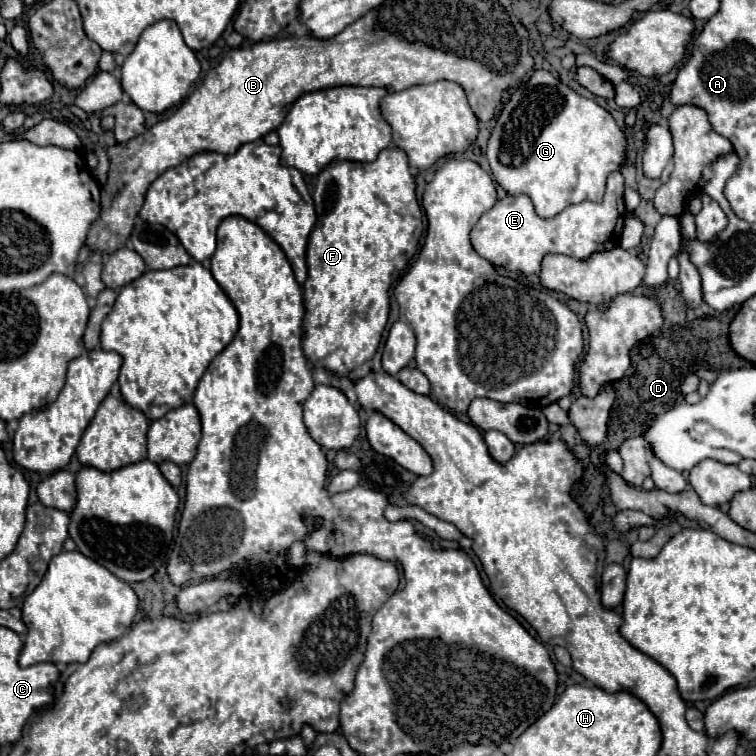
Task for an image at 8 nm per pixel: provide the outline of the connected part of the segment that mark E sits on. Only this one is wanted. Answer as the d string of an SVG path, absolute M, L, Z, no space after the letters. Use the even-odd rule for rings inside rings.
M613 171L607 177L607 191L601 203L583 201L579 205L569 205L565 211L551 219L543 219L535 213L529 195L507 195L477 221L471 231L471 243L475 251L493 265L501 265L507 271L521 271L525 275L539 273L545 255L563 253L573 259L585 259L591 253L619 245L625 221L623 191L625 179L621 171Z

